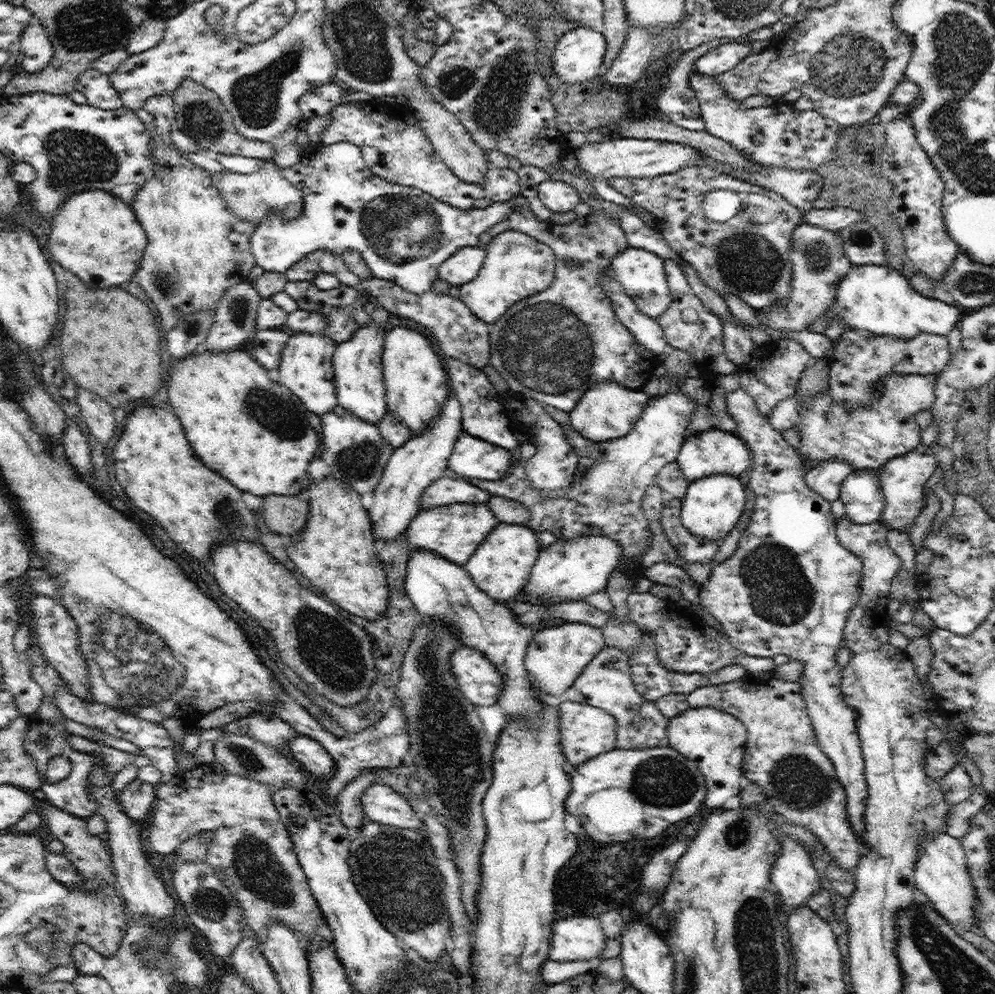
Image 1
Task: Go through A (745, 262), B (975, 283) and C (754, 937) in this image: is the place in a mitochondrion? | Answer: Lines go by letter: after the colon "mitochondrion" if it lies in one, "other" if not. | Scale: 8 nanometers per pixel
A: mitochondrion
B: mitochondrion
C: mitochondrion

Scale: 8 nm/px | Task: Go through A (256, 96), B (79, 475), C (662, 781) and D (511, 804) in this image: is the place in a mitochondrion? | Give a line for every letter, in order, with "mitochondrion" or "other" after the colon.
A: mitochondrion
B: other
C: mitochondrion
D: other

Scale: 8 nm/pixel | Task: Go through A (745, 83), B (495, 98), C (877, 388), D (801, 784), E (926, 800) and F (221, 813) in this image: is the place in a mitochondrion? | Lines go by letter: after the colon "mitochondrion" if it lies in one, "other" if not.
A: other
B: mitochondrion
C: other
D: mitochondrion
E: mitochondrion
F: other

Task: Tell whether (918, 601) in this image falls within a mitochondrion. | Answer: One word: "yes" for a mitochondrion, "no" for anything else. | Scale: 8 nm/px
no

